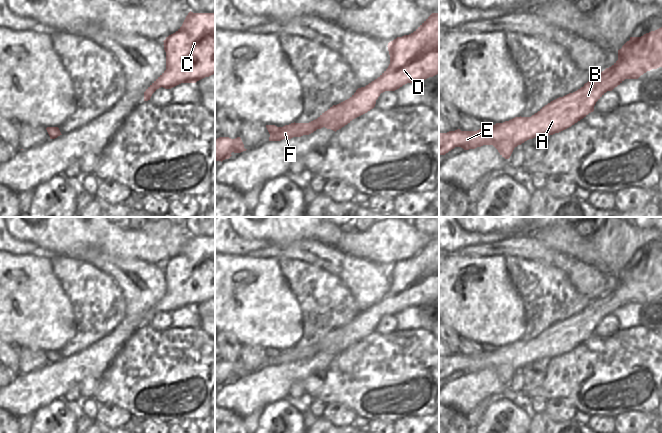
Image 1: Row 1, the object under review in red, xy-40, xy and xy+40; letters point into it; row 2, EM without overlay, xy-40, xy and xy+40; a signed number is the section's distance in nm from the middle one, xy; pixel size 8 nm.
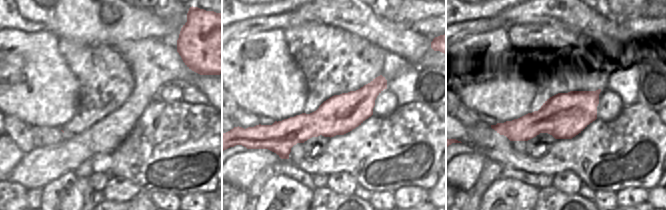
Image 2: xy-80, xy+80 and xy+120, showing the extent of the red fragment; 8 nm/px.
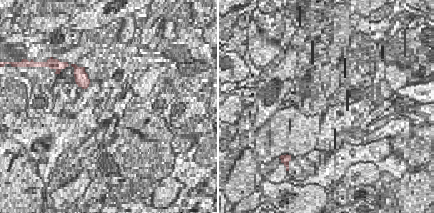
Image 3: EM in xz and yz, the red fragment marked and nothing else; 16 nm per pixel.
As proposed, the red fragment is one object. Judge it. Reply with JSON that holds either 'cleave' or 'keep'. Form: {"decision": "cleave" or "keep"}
{"decision": "keep"}

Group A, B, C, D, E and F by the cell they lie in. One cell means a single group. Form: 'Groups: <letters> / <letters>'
Groups: A B C D E F

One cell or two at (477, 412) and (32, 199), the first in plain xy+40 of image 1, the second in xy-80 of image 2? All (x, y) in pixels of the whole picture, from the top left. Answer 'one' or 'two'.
one

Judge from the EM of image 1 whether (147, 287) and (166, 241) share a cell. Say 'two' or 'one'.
two

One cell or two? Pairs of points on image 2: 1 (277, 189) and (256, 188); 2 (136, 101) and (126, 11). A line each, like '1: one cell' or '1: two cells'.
1: two cells
2: two cells

